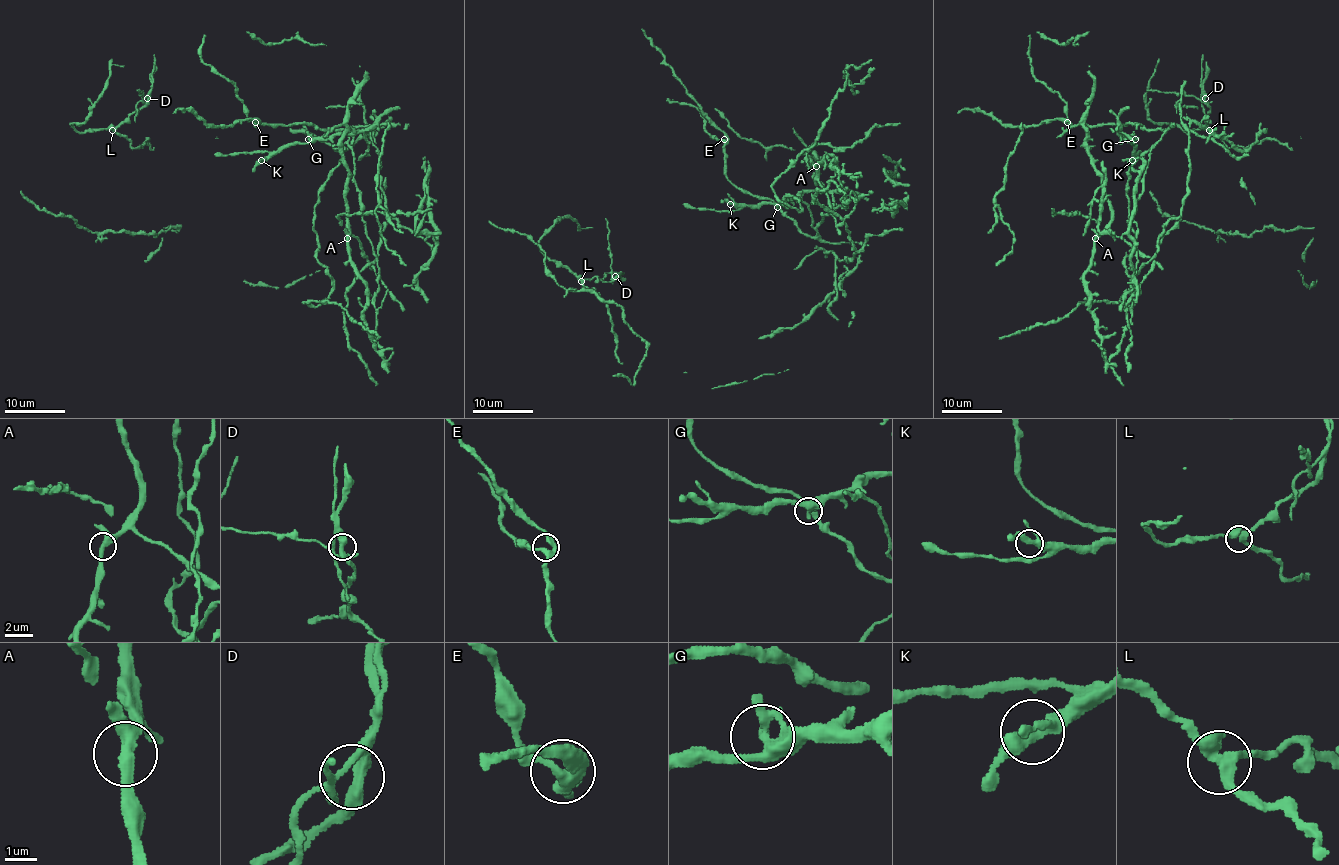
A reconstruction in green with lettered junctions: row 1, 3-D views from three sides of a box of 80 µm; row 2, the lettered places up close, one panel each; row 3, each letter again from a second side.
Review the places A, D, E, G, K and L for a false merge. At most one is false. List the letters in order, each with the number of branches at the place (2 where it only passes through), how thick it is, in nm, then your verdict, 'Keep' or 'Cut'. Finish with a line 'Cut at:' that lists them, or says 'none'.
A: Branches: 3. Thickness 340 nm. Keep
D: Branches: 3. Thickness 280 nm. Keep
E: Branches: 3. Thickness 280 nm. Keep
G: Branches: 3. Thickness 360 nm. Keep
K: Branches: 3. Thickness 360 nm. Keep
L: Branches: 3. Thickness 320 nm. Keep
Cut at: none

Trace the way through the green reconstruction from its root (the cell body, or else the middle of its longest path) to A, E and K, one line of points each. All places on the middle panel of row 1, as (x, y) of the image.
A: (822, 222), (831, 205), (846, 207), (843, 198), (851, 192), (857, 199), (855, 208), (837, 225), (816, 166)
E: (822, 222), (816, 228), (814, 237), (807, 237), (771, 199), (759, 199), (741, 192), (725, 173), (724, 139)
K: (822, 222), (816, 228), (814, 237), (807, 237), (777, 204), (777, 207), (772, 204), (730, 204)

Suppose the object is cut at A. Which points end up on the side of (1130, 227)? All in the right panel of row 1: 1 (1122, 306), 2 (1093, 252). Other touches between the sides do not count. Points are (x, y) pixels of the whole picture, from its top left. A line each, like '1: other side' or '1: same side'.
1: same side
2: other side

